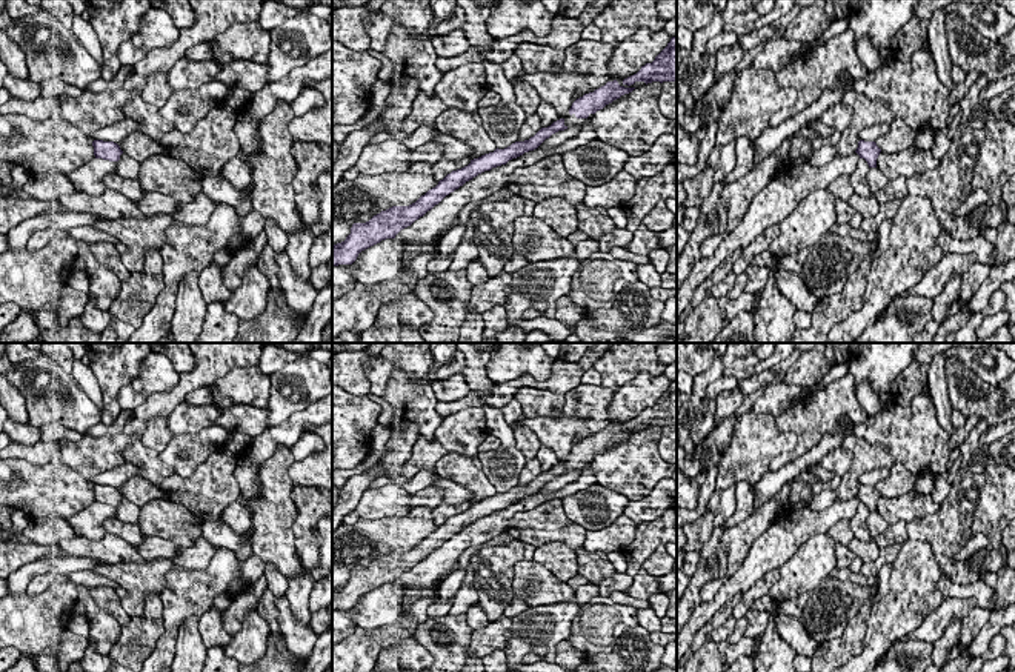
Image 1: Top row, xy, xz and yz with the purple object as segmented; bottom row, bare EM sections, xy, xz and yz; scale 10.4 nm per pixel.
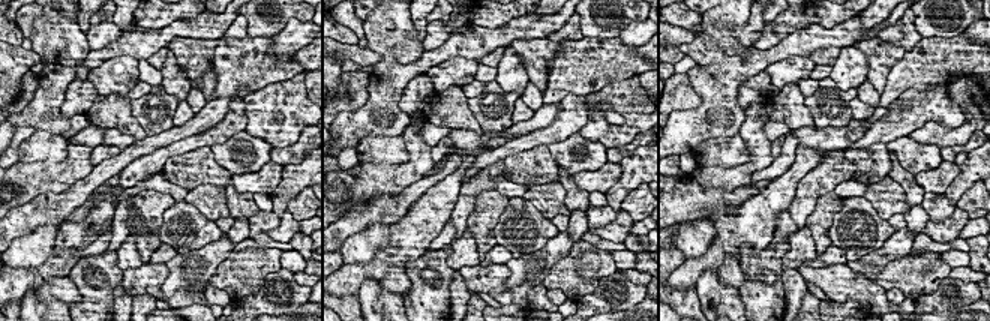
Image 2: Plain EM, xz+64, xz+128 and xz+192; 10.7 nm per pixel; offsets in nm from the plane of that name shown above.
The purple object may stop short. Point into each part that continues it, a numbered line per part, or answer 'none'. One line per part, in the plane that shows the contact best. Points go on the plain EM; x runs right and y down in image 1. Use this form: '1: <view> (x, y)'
1: xz (569, 465)

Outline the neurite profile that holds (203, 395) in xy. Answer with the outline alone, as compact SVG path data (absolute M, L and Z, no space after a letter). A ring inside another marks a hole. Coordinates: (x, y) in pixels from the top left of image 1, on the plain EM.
M209 388L195 389L186 395L185 403L189 403L192 406L211 404L212 392Z

